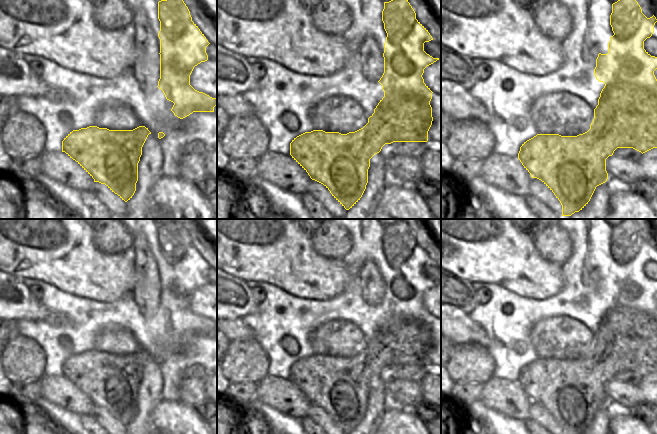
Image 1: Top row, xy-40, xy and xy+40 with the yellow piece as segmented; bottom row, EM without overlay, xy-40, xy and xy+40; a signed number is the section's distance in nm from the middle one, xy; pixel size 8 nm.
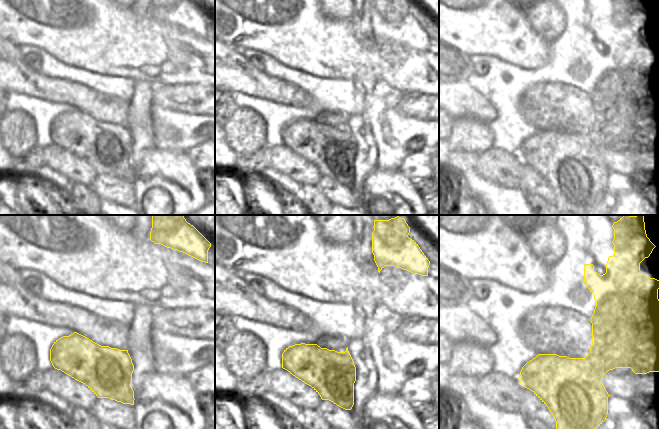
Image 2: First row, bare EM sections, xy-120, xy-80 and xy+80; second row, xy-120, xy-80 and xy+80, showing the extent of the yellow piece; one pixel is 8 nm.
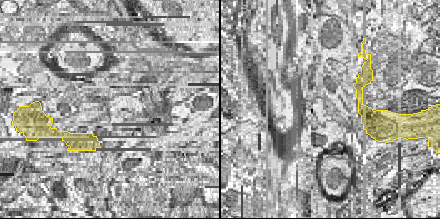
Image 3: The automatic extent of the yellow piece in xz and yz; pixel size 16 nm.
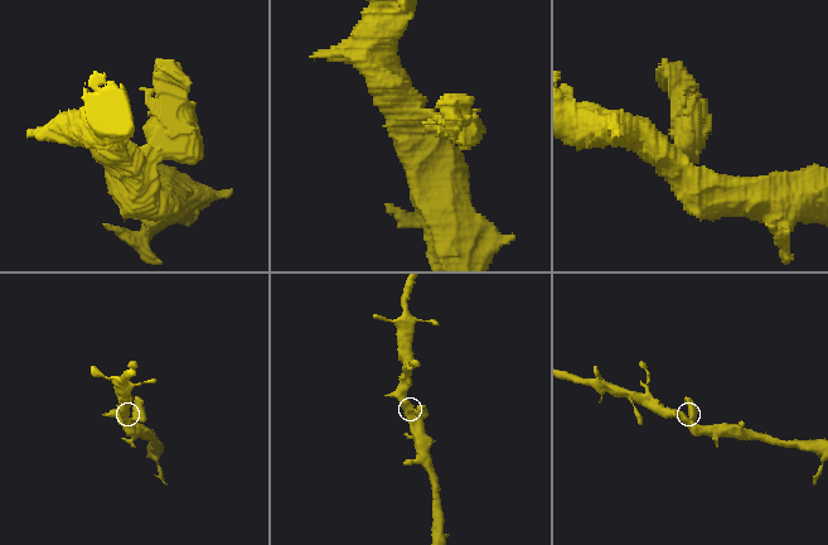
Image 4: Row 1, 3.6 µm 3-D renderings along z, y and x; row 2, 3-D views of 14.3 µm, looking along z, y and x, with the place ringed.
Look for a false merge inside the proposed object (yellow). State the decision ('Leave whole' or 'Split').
Leave whole.

